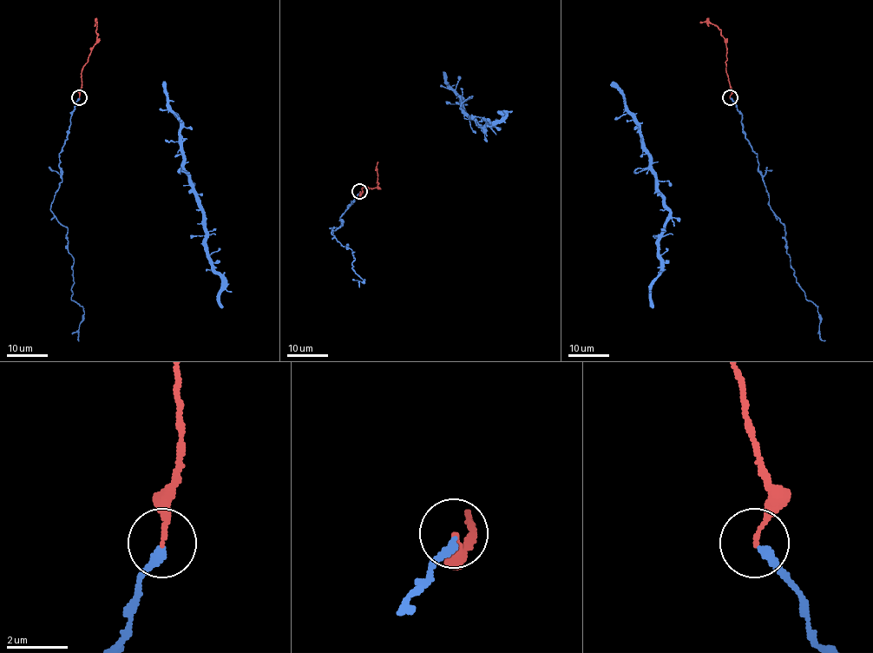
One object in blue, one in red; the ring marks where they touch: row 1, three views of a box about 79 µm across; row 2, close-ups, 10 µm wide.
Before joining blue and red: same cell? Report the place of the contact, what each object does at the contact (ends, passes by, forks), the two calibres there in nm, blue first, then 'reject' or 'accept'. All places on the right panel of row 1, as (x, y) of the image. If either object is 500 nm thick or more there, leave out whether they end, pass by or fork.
at (730, 97); blue ends there; red ends there; 280 nm thick on the blue side, 140 nm on the other; accept

